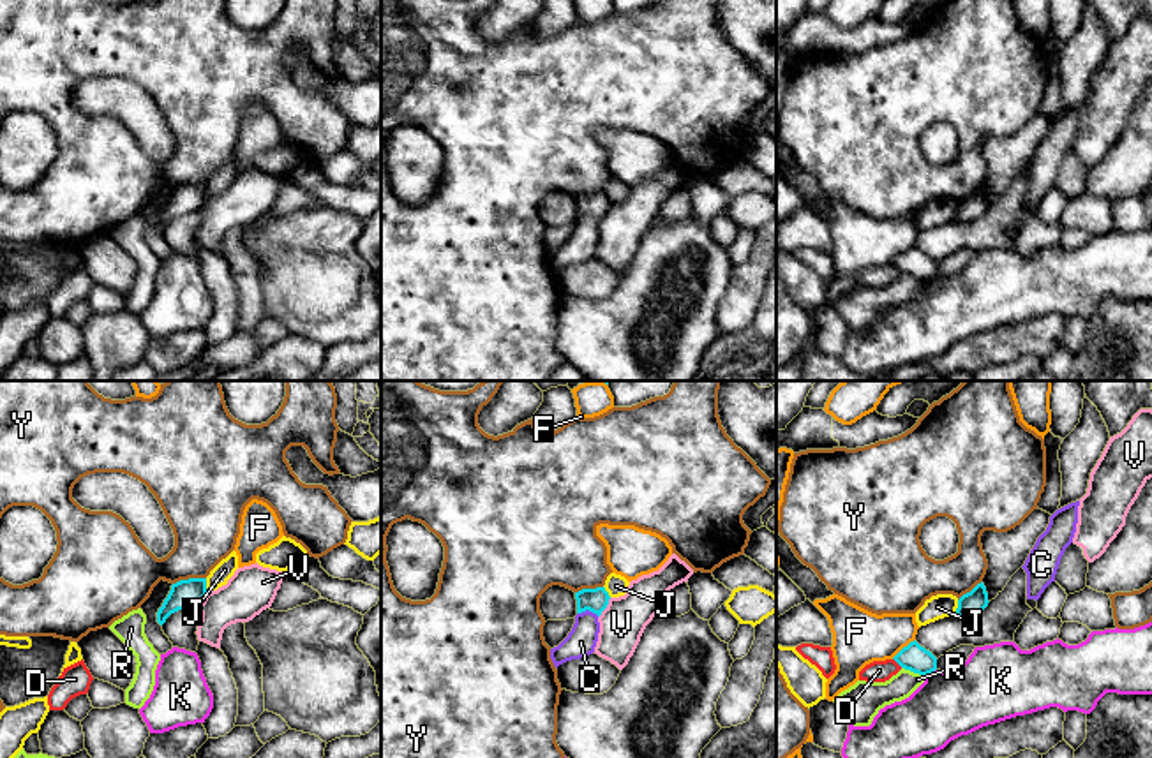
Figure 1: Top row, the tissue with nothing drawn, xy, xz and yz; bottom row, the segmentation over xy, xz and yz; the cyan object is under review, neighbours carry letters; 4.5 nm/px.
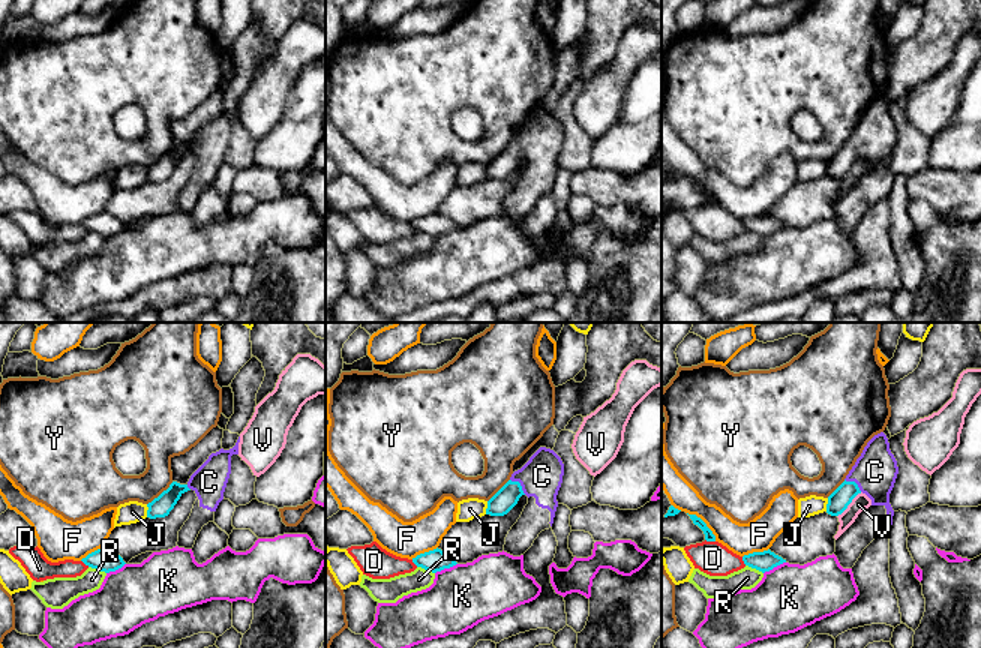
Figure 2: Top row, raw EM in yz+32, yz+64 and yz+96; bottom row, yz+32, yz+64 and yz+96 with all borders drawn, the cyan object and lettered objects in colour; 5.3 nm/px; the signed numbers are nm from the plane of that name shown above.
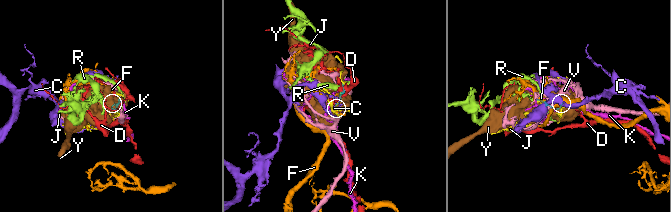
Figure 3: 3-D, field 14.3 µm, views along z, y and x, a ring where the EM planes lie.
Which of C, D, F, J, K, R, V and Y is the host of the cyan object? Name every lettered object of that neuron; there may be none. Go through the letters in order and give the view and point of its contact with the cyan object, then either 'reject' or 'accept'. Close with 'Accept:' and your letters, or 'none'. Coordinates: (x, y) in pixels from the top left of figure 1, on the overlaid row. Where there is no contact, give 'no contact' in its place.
C: contact xz (588, 609); accept
D: contact yz (898, 663); reject
F: contact yz (904, 647); reject
J: contact yz (958, 607); reject
K: contact yz (930, 672); reject
R: contact yz (912, 670); reject
V: contact xz (605, 607); reject
Y: contact xy (189, 579); reject
Accept: C

